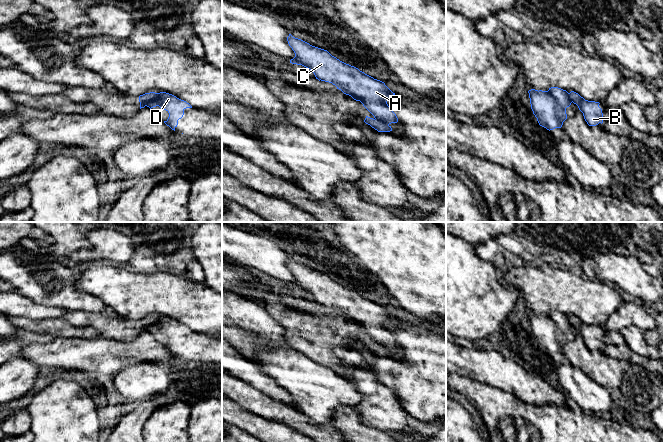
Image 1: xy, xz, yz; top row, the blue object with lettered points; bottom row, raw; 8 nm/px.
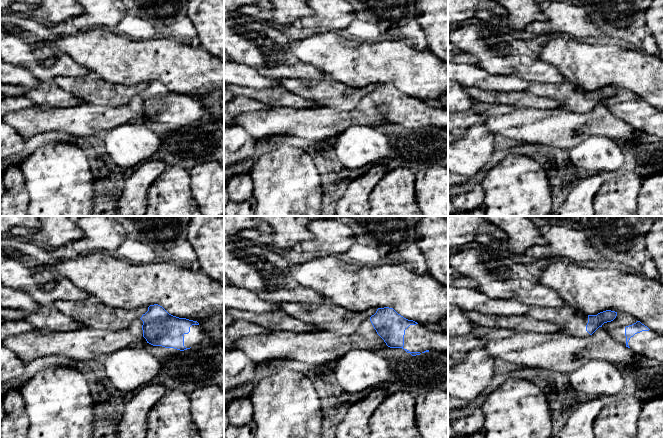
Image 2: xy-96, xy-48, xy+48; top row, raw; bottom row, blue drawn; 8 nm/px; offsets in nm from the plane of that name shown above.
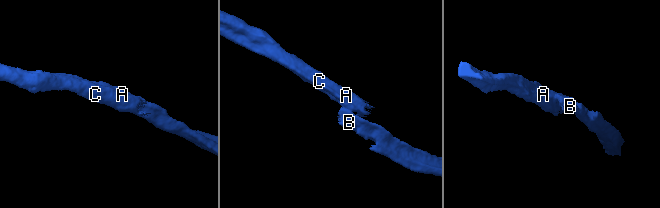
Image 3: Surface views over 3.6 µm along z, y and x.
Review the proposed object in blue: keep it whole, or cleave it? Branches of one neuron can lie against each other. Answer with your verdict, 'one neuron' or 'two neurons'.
two neurons

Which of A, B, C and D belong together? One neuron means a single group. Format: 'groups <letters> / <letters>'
groups A C D / B

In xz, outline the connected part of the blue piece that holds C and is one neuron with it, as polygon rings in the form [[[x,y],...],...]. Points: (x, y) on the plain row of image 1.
[[[291,258],[287,265],[295,277],[290,287],[310,293],[319,305],[332,307],[344,318],[360,325],[375,343],[387,348],[398,346],[396,338],[387,328],[395,317],[384,306],[340,285],[327,274],[312,270]]]

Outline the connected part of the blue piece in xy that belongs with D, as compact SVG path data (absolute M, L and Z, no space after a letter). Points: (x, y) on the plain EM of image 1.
M160 316L158 322L147 327L147 331L150 333L156 330L159 330L169 337L169 341L164 347L174 355L178 349L178 344L184 339L184 334L186 332L192 332L186 325L166 316Z

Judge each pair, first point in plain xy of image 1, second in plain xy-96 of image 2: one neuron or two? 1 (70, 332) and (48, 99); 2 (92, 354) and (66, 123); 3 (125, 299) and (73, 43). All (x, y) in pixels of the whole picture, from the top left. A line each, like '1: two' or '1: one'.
1: one
2: one
3: one

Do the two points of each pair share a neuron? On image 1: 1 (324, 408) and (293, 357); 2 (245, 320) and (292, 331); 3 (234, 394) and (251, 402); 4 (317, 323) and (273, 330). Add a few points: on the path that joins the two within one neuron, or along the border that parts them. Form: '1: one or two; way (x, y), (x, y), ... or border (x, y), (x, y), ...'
1: one; way (318, 395), (295, 370)
2: two; border (268, 312), (284, 329), (284, 339), (292, 347)
3: one; way (238, 394), (243, 394), (247, 398)
4: two; border (267, 312), (284, 329), (284, 339), (292, 347)

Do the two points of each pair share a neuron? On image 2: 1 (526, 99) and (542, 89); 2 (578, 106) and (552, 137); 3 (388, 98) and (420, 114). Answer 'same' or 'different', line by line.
1: different
2: different
3: same

